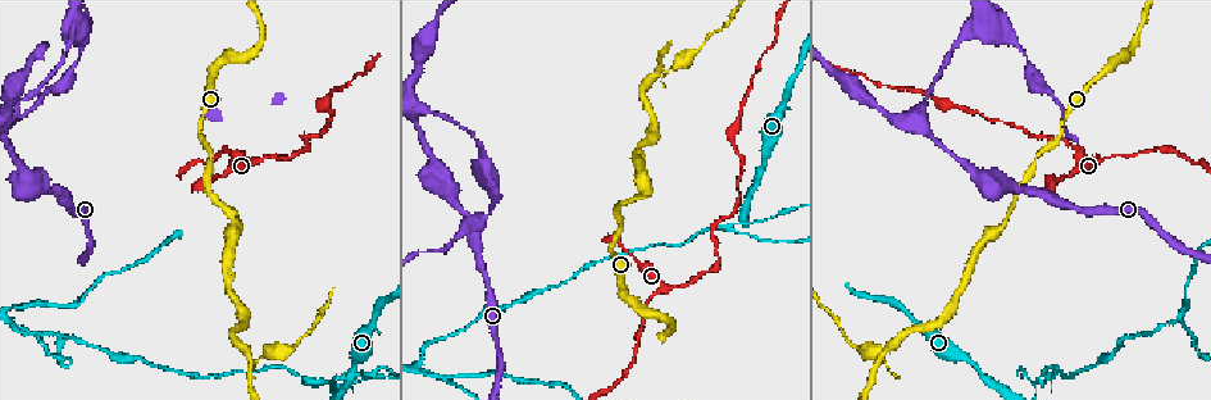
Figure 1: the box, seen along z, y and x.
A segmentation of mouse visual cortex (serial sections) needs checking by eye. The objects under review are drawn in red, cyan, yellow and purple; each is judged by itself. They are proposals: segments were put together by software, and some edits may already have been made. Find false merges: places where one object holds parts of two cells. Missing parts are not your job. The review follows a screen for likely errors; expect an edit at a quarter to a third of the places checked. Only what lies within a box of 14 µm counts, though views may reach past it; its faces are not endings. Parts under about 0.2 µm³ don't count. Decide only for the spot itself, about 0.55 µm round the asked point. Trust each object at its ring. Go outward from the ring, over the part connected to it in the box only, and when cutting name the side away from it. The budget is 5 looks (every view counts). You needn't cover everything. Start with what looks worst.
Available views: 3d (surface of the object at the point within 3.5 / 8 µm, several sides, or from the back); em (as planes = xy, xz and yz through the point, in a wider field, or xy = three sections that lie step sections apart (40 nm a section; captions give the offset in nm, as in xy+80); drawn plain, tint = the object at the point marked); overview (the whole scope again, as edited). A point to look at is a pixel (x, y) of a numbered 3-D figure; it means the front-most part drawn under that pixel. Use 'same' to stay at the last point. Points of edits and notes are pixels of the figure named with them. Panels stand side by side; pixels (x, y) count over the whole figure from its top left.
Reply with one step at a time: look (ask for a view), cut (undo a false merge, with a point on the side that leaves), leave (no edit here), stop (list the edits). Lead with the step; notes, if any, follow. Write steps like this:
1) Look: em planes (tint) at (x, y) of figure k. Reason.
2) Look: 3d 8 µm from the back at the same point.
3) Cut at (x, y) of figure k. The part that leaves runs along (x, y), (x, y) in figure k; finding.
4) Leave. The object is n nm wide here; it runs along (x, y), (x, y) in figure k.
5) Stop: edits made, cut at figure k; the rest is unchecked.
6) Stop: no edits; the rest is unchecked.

Look: 3d 3.5 µm at (321, 382) of figure 1. Three arms meet.

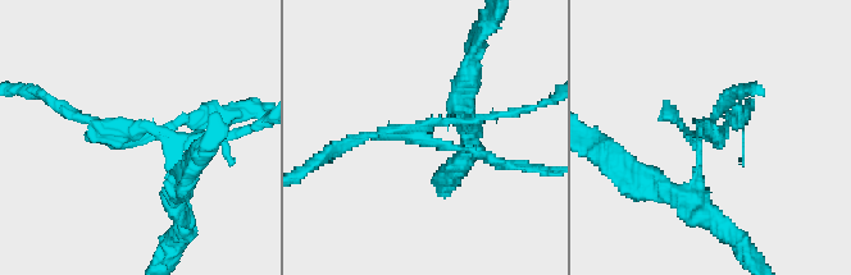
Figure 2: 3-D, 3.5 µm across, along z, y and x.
Look: em planes (tint) at (419, 130) of figure 2. Now the EM.

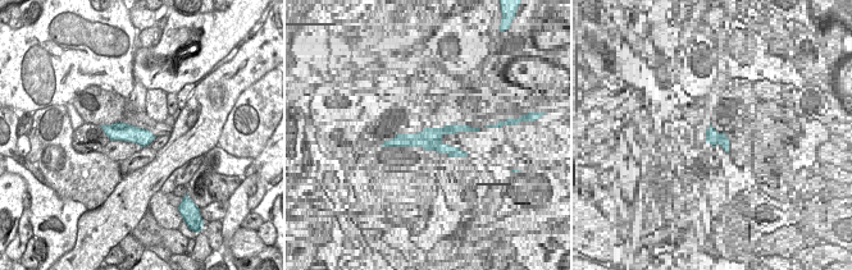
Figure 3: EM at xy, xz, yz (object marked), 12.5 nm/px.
Cut at (196, 118) of figure 2. The object is 220 nm wide here; the part that leaves runs along (173, 143), (63, 109) in figure 2; two cells meet here.

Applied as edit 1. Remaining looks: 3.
Look: 3d 3.5 µm at (884, 356) of figure 1. Three arms meet.

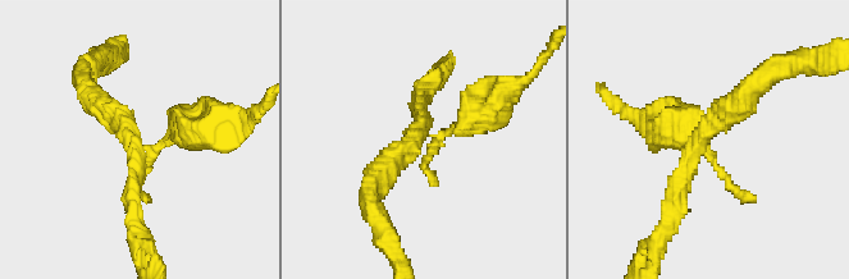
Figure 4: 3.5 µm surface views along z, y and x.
Look: em planes (tint) at (132, 145) of figure 4. Need the tissue.

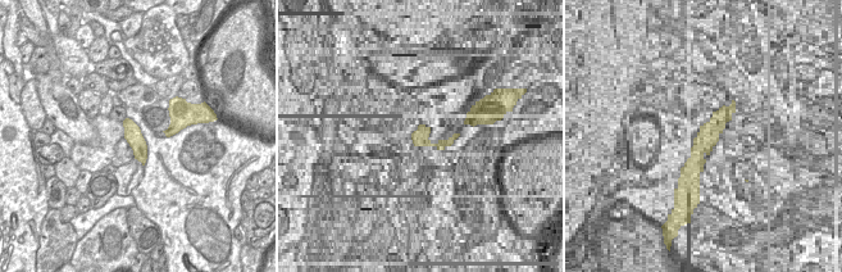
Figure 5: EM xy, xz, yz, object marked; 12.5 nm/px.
Cut at (674, 129) of figure 4. The part that leaves runs along (432, 136), (444, 136), (534, 73) in figure 4; two cells meet here.

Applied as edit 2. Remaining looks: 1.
Stop: edits made, cut at figure 2, cut at figure 4; the rest is unchecked.

